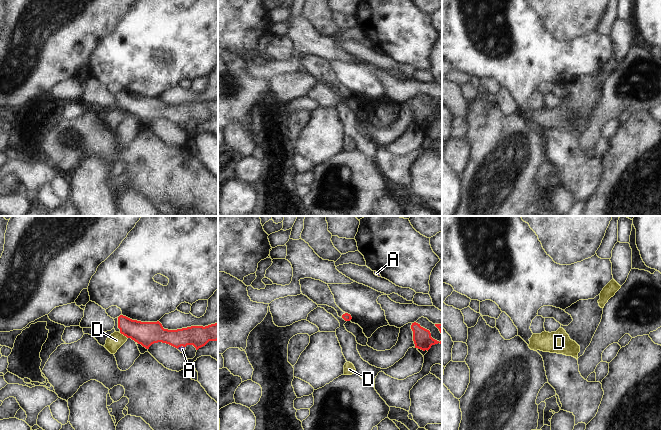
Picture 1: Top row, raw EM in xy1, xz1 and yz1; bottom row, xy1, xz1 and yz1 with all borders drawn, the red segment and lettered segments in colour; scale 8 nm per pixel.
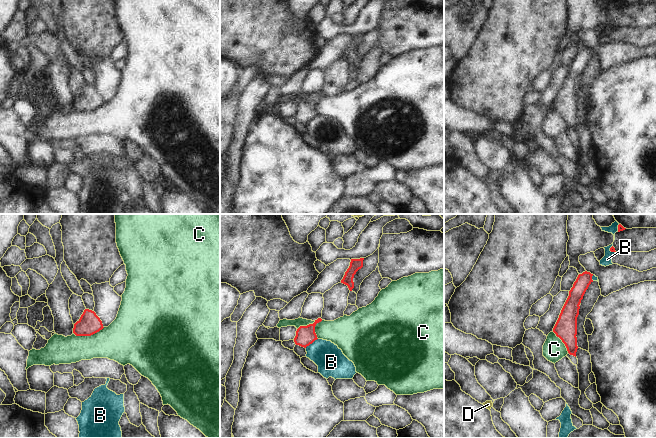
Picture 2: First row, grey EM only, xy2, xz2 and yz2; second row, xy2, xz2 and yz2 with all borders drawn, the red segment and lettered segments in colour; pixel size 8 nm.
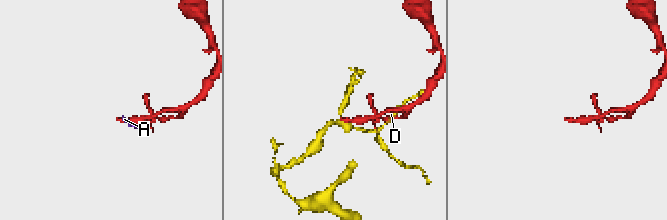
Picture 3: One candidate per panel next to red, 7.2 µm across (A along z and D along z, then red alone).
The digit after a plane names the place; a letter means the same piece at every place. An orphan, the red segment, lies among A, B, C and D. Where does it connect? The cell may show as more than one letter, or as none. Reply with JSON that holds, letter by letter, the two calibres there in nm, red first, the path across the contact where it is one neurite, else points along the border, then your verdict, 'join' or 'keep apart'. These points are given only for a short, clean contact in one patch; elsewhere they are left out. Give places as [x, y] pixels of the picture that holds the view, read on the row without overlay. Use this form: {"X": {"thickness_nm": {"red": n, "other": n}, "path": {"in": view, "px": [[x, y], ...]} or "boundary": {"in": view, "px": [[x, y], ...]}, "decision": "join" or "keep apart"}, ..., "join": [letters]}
{"A": {"thickness_nm": {"red": 180, "other": 50}, "boundary": {"in": "xy1", "px": [[185, 122], [177, 124]]}, "decision": "keep apart"}, "B": {"thickness_nm": {"red": 160, "other": 240}, "decision": "keep apart"}, "C": {"thickness_nm": {"red": 180, "other": 300}, "boundary": {"in": "xy2", "px": [[104, 103], [90, 111], [75, 111], [73, 109]]}, "decision": "keep apart"}, "D": {"thickness_nm": {"red": 190, "other": 120}, "boundary": {"in": "xy1", "px": [[119, 108], [127, 114]]}, "decision": "keep apart"}, "join": []}

